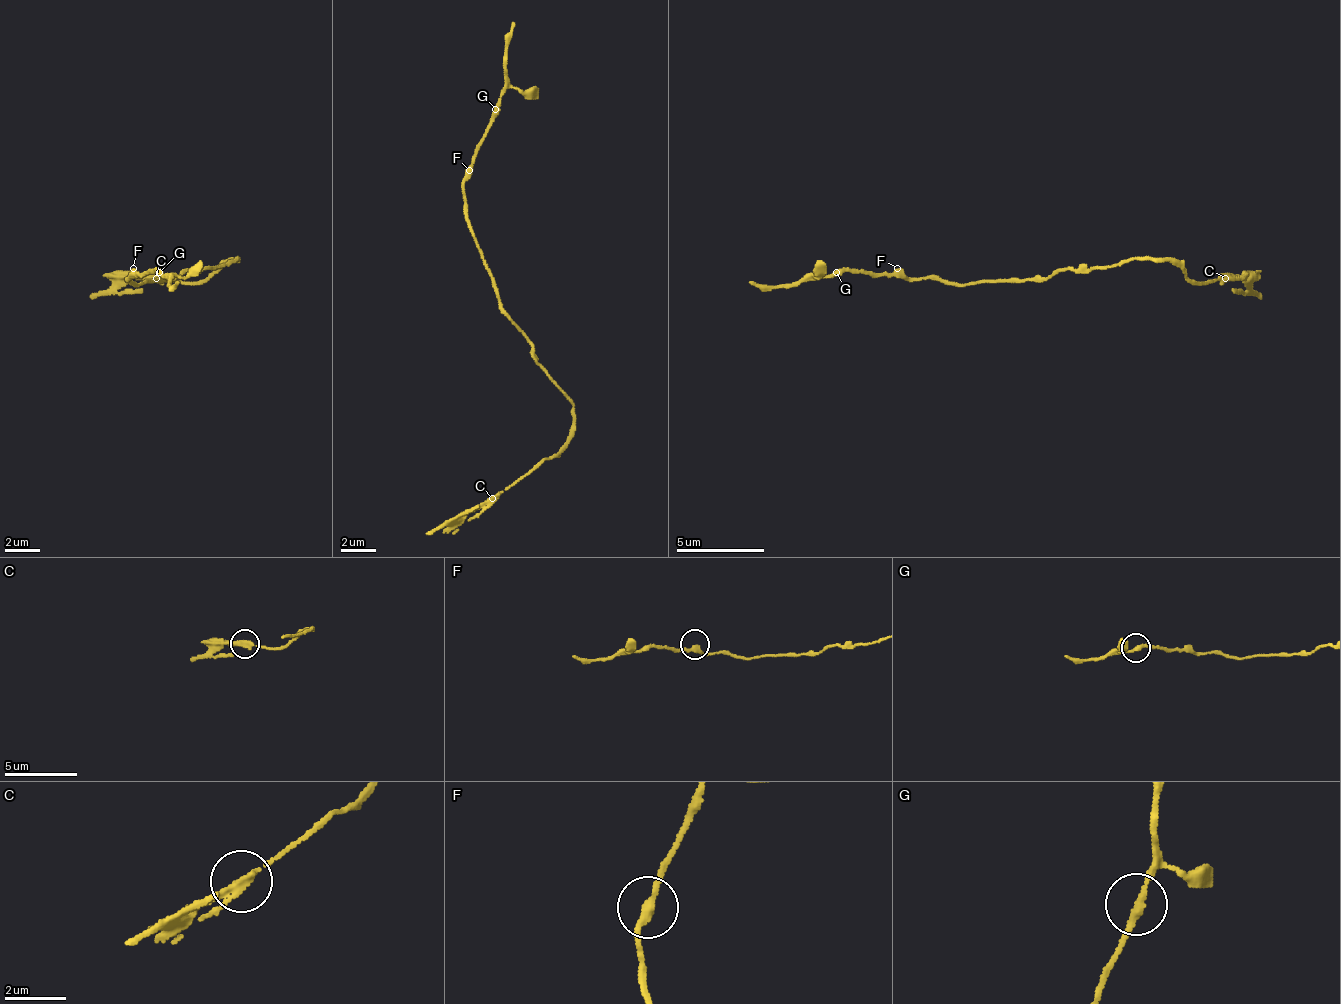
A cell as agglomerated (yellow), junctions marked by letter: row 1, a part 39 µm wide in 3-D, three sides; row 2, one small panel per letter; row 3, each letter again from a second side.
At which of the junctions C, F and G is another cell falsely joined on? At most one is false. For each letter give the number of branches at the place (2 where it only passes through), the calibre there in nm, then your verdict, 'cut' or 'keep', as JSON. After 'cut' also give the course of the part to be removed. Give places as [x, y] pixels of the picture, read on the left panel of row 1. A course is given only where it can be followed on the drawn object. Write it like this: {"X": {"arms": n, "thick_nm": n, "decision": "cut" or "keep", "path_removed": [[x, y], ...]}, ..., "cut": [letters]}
{"C": {"arms": 2, "thick_nm": 280, "decision": "cut", "path_removed": [[155, 276], [133, 276], [88, 298]]}, "F": {"arms": 2, "thick_nm": 280, "decision": "keep"}, "G": {"arms": 2, "thick_nm": 240, "decision": "keep"}, "cut": ["C"]}

